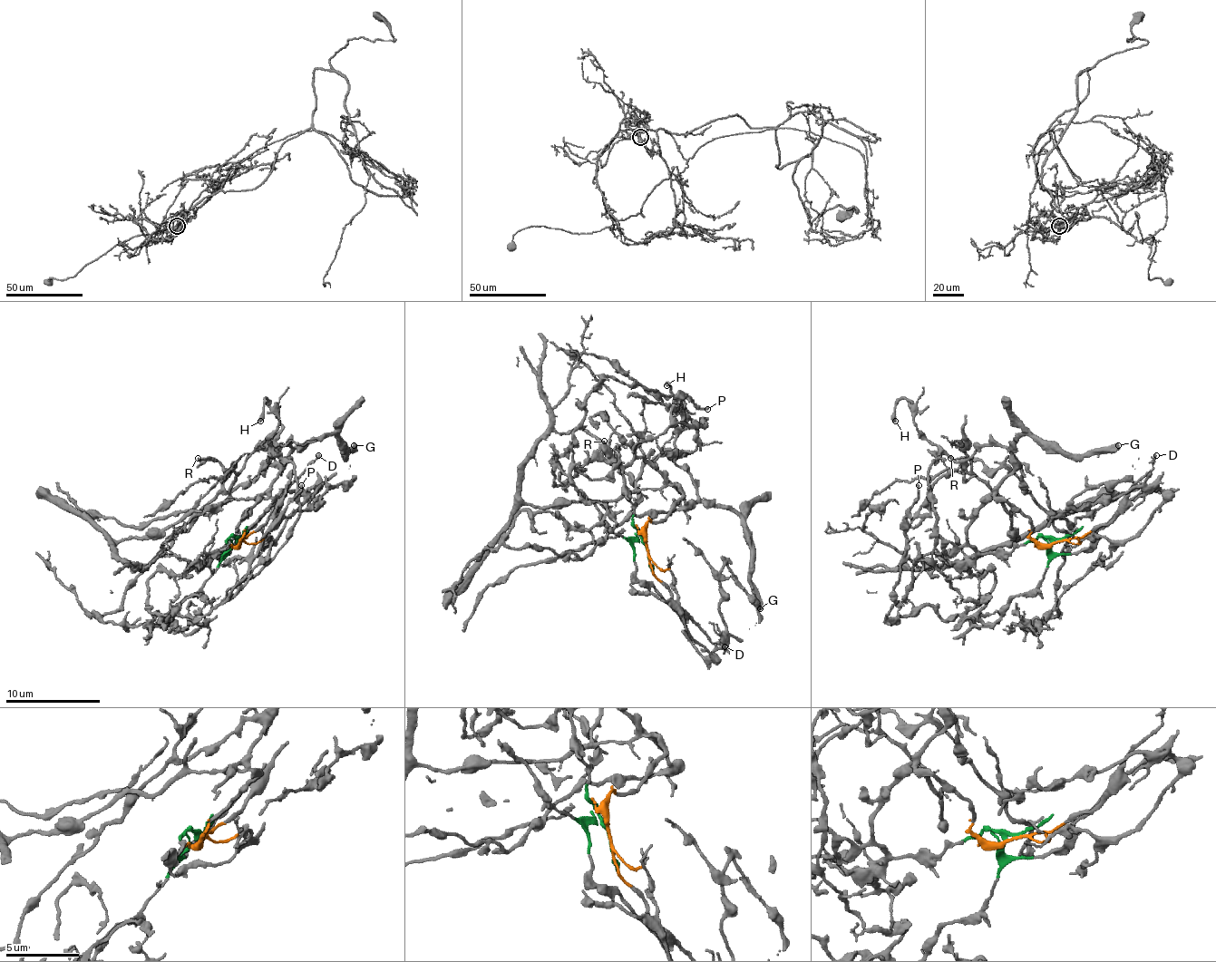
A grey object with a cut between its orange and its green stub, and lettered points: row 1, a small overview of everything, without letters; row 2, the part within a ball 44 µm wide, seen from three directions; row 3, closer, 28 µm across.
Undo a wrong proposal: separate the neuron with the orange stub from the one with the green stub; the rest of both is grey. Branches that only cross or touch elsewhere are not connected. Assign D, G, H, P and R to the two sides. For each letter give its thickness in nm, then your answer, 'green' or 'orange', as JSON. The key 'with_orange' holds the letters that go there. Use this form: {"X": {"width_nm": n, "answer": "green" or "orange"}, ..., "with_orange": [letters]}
{"D": {"width_nm": 200, "answer": "orange"}, "G": {"width_nm": 500, "answer": "green"}, "H": {"width_nm": 320, "answer": "green"}, "P": {"width_nm": 110, "answer": "green"}, "R": {"width_nm": 130, "answer": "green"}, "with_orange": ["D"]}

